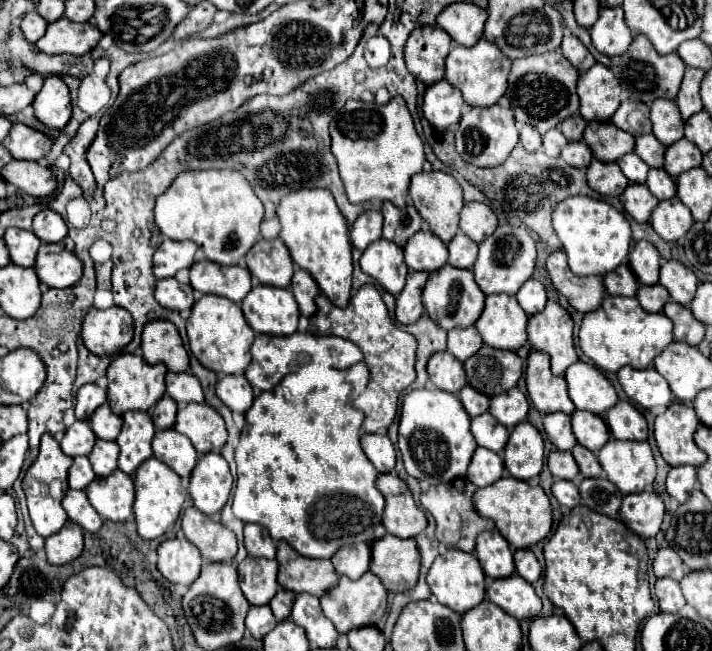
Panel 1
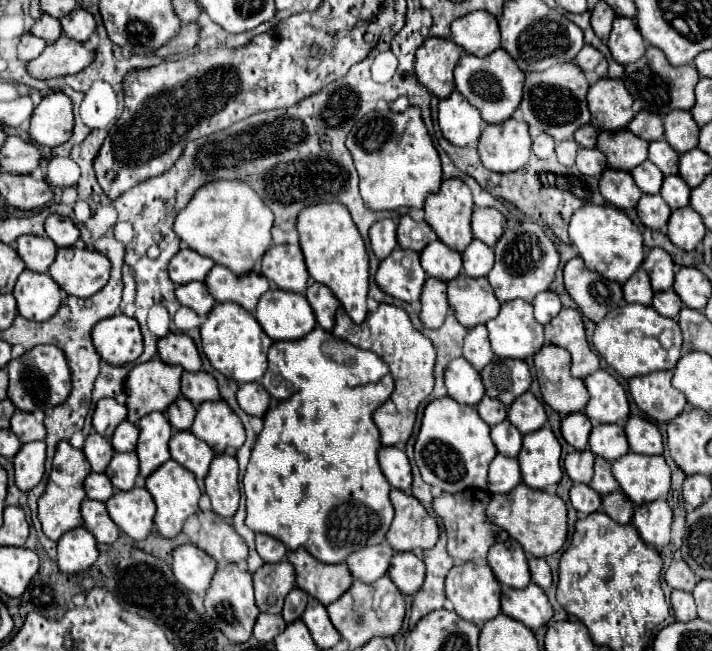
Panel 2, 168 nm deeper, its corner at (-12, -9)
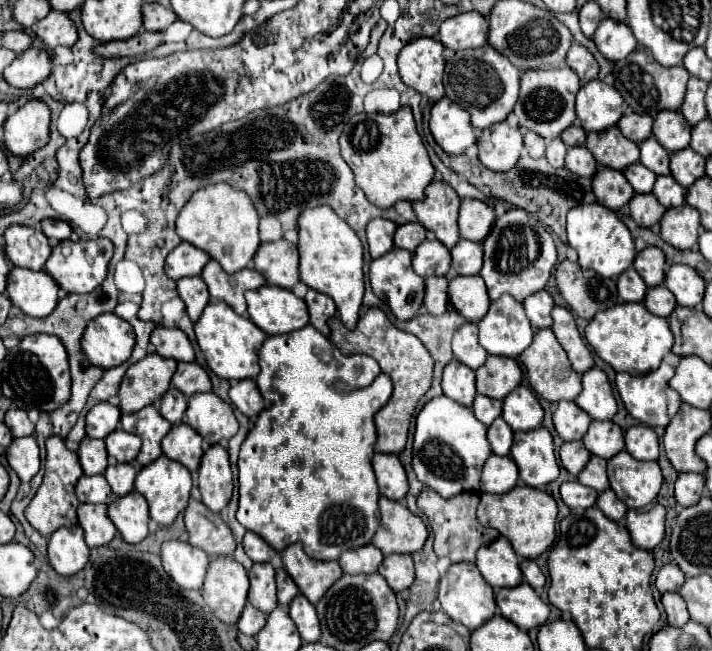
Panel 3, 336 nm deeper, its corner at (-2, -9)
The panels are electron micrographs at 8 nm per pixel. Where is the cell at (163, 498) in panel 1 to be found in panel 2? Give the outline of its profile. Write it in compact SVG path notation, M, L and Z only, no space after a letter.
M168 460L164 462L156 472L152 472L152 476L148 476L146 480L146 488L152 494L154 502L156 502L156 516L154 516L154 524L158 528L158 534L164 538L174 538L180 534L182 524L188 516L192 516L194 512L198 512L198 500L200 500L200 488L196 484L196 478L192 472L188 472L186 468L182 468L178 462Z

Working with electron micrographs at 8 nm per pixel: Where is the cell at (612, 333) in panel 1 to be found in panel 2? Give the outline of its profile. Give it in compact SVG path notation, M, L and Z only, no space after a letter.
M624 304L596 324L592 344L606 364L628 380L656 370L672 370L680 358L682 334L676 320L660 316L652 306Z

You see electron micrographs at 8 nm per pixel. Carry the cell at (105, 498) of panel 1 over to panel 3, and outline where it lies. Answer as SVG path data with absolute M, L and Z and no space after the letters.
M130 492L108 504L108 516L128 544L138 544L148 536L148 502L142 494Z

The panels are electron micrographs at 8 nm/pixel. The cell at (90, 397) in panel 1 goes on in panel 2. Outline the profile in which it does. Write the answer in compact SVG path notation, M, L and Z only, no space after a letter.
M104 398L96 402L92 414L92 428L102 436L110 436L124 418L126 418L126 406L118 404L114 398Z

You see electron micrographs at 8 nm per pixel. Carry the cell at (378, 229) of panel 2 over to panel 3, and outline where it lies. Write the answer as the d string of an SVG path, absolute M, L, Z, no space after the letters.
M374 218L370 220L368 228L366 228L366 236L368 236L368 250L372 258L380 258L382 254L390 252L394 248L392 236L396 232L396 224L386 220L386 218Z

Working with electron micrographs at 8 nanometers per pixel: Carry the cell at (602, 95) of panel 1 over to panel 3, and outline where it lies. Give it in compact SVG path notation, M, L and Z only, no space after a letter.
M590 80L582 84L576 94L576 114L586 132L602 132L622 116L622 96L614 86L602 80Z

